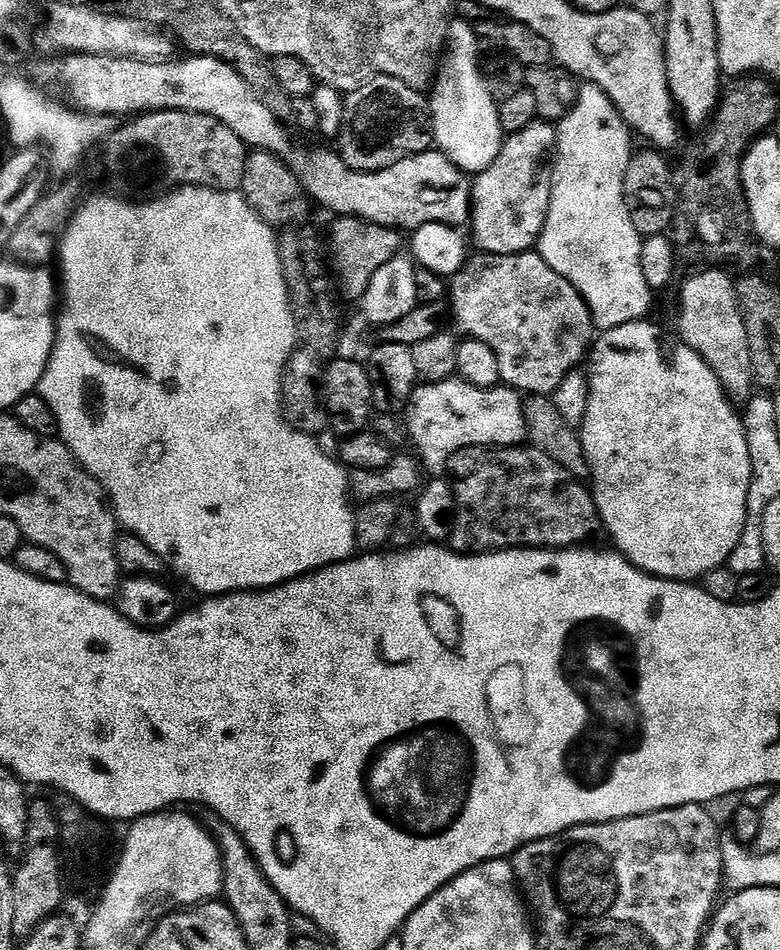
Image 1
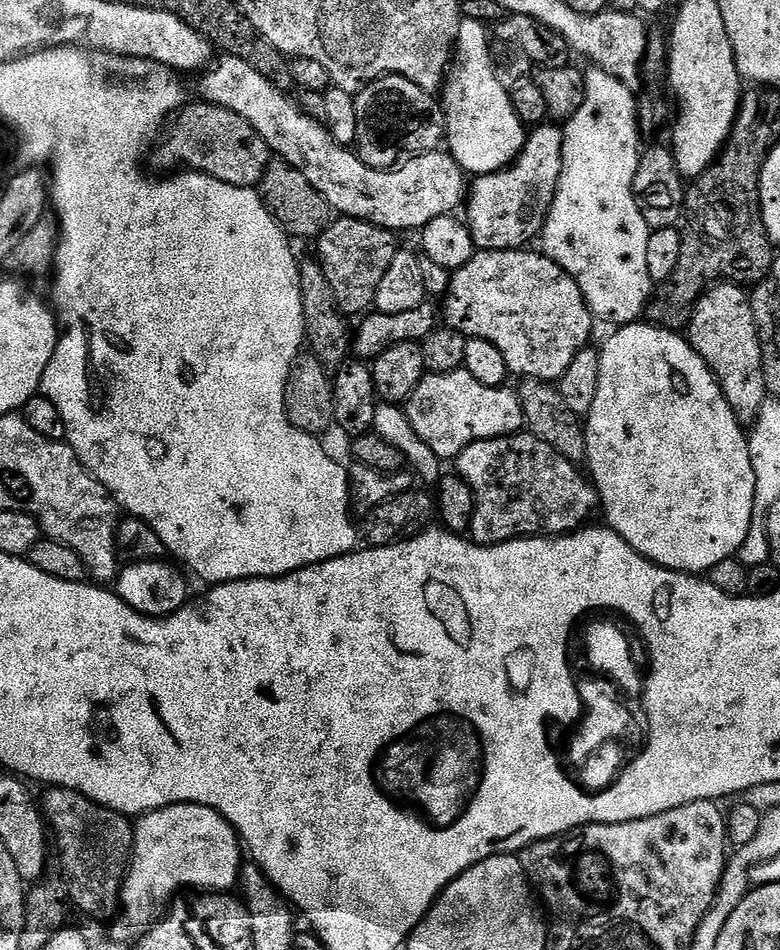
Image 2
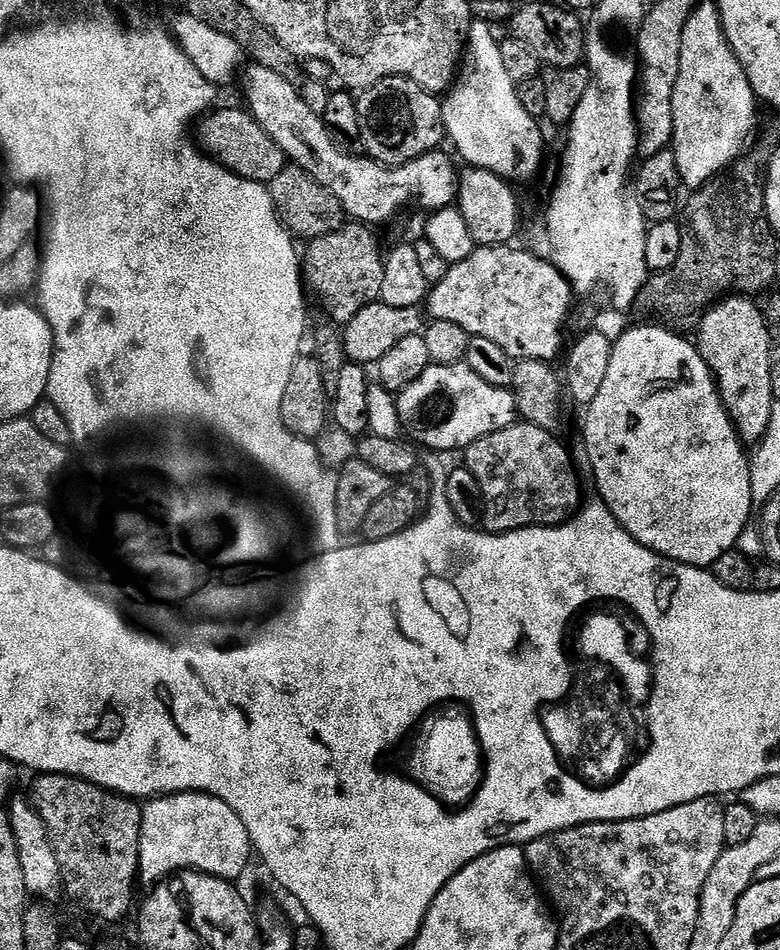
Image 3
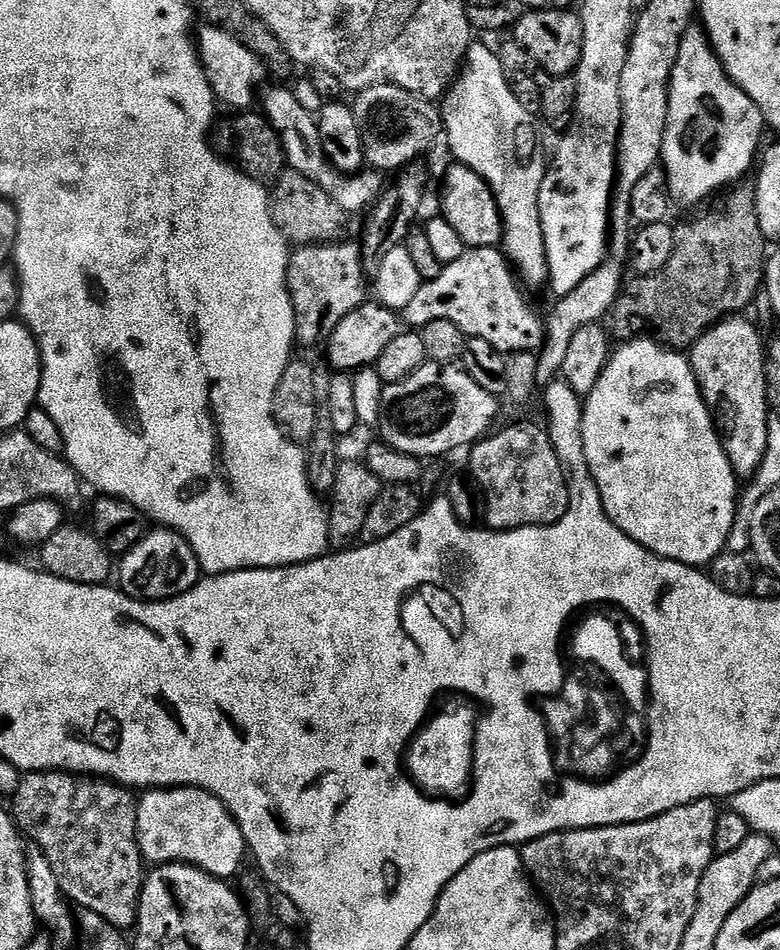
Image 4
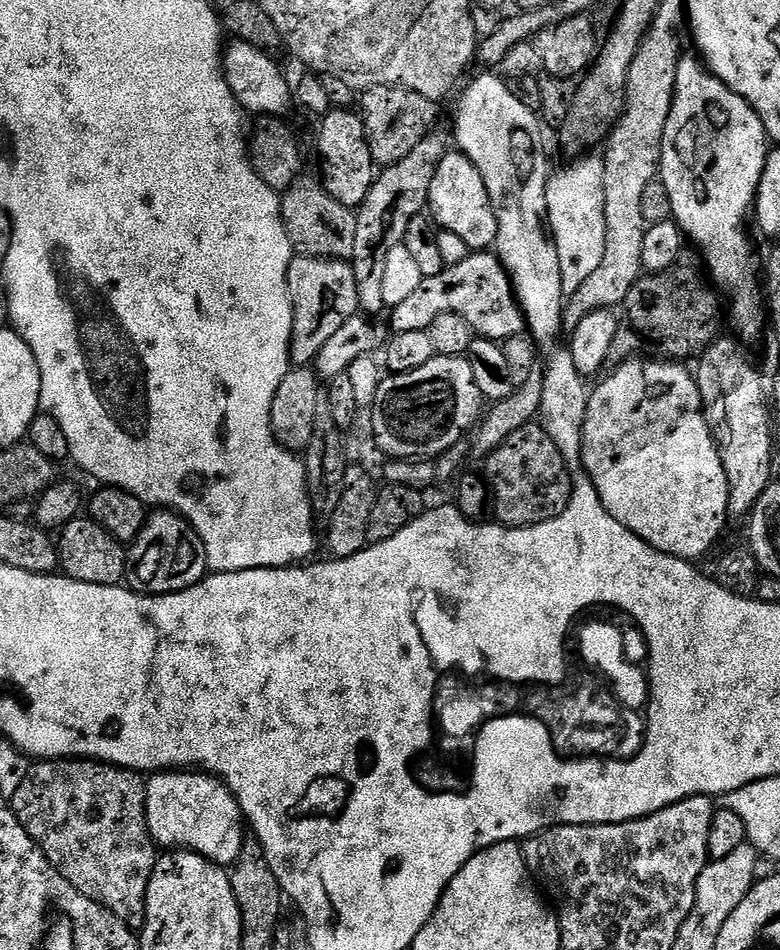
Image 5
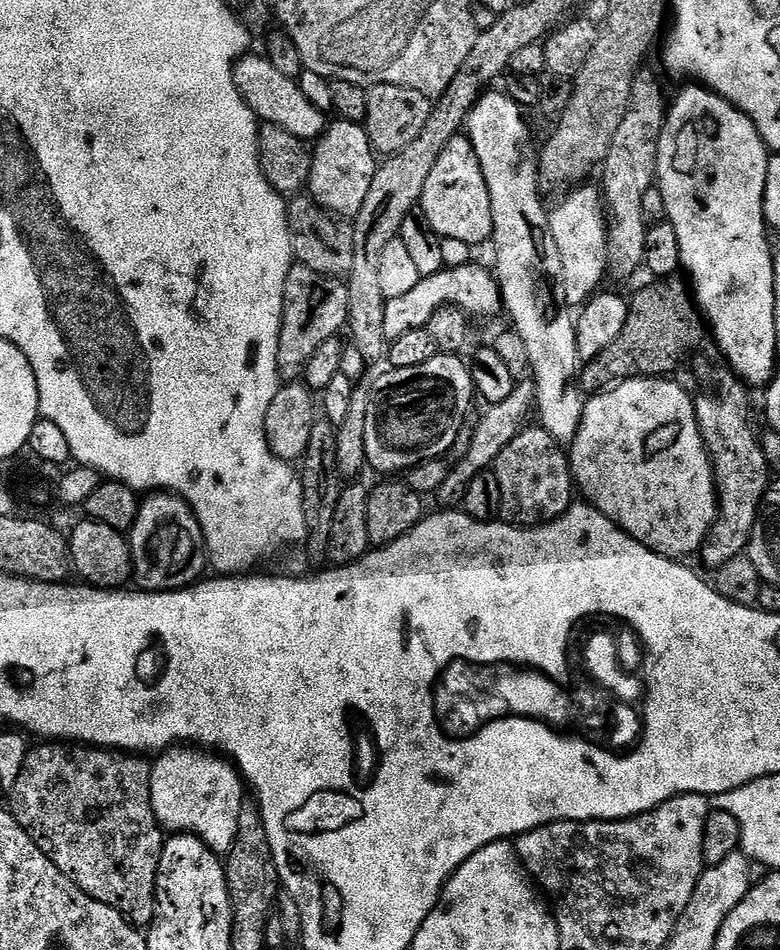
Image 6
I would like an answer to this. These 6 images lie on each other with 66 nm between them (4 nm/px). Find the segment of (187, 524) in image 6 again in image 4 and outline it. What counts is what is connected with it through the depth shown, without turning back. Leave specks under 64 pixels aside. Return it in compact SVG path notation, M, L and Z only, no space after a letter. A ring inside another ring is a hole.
M156 526L145 531L144 535L131 549L123 553L118 560L118 587L120 591L126 593L135 600L169 600L175 596L180 596L183 592L188 592L202 578L202 569L198 562L194 550L184 541L183 536L170 528Z

